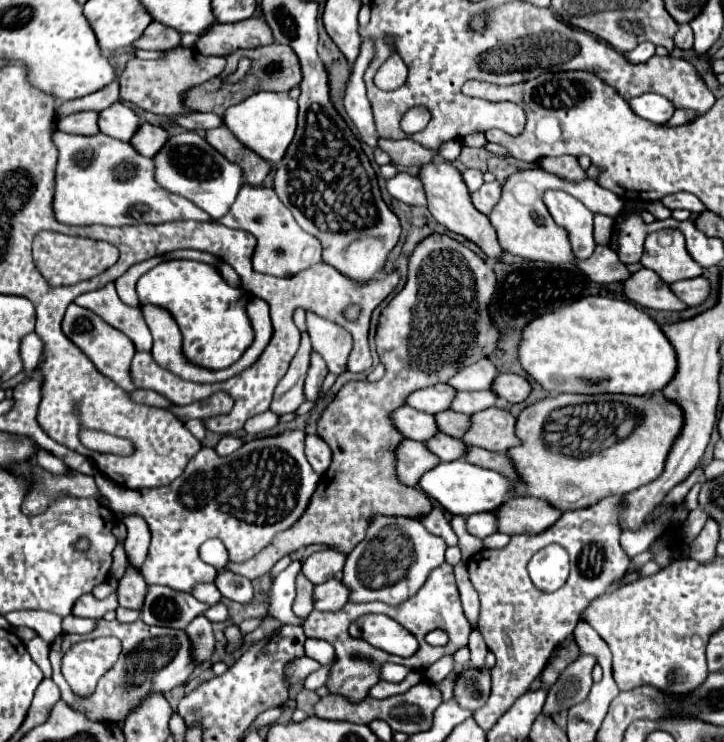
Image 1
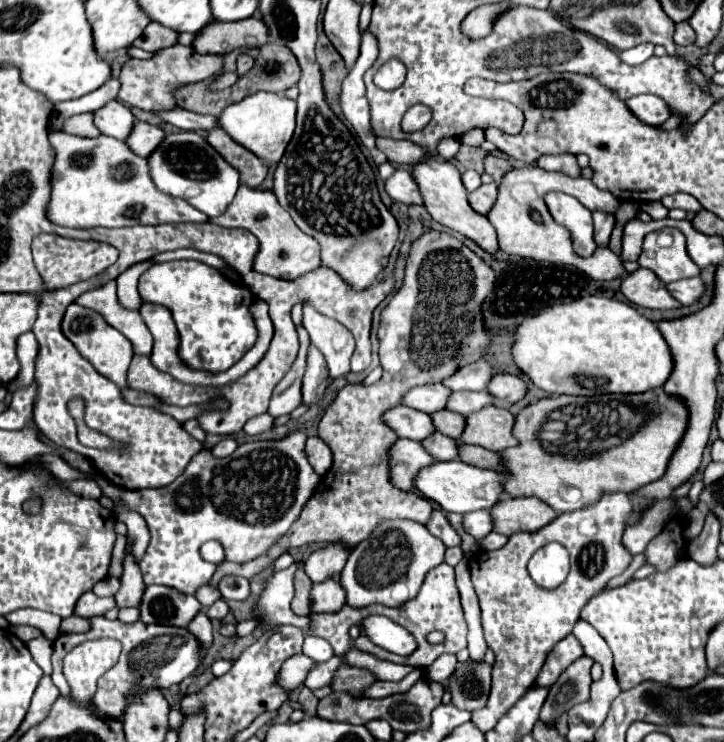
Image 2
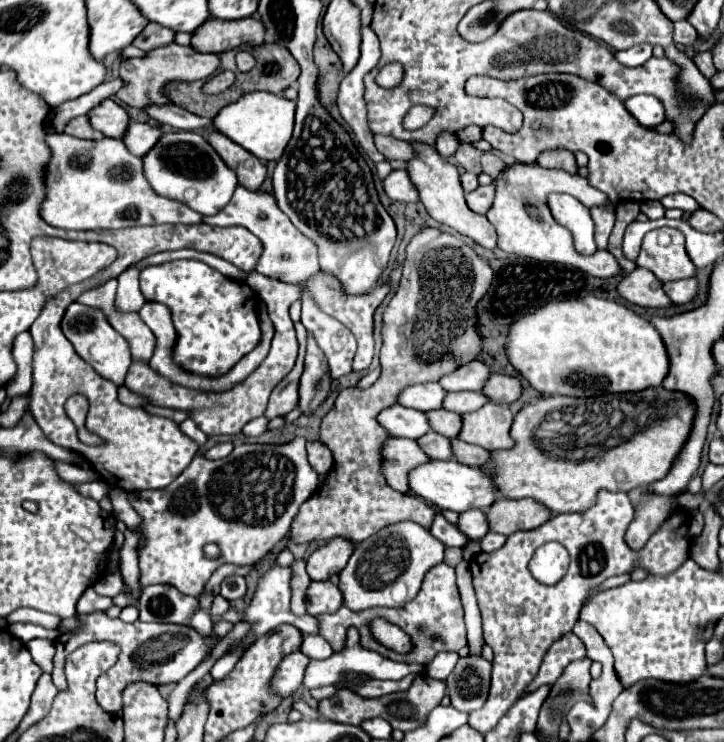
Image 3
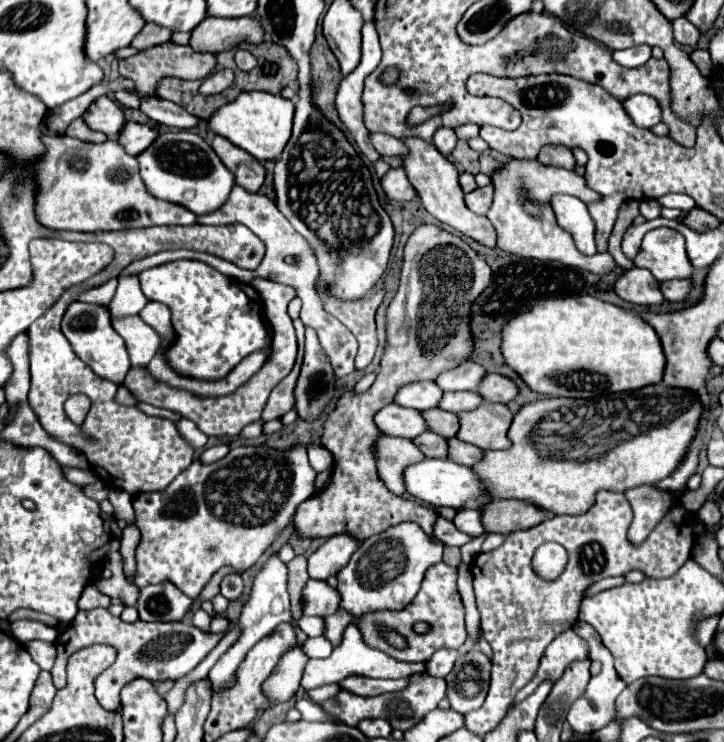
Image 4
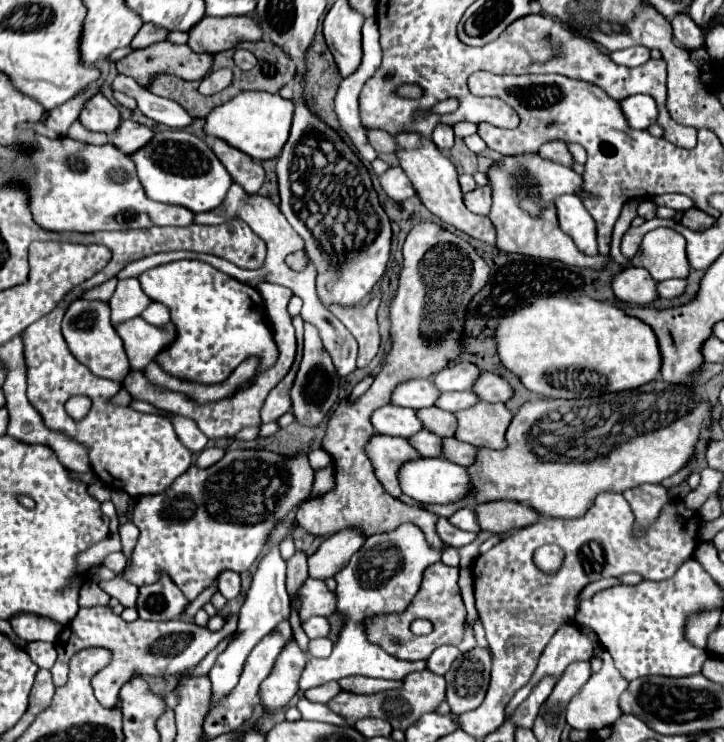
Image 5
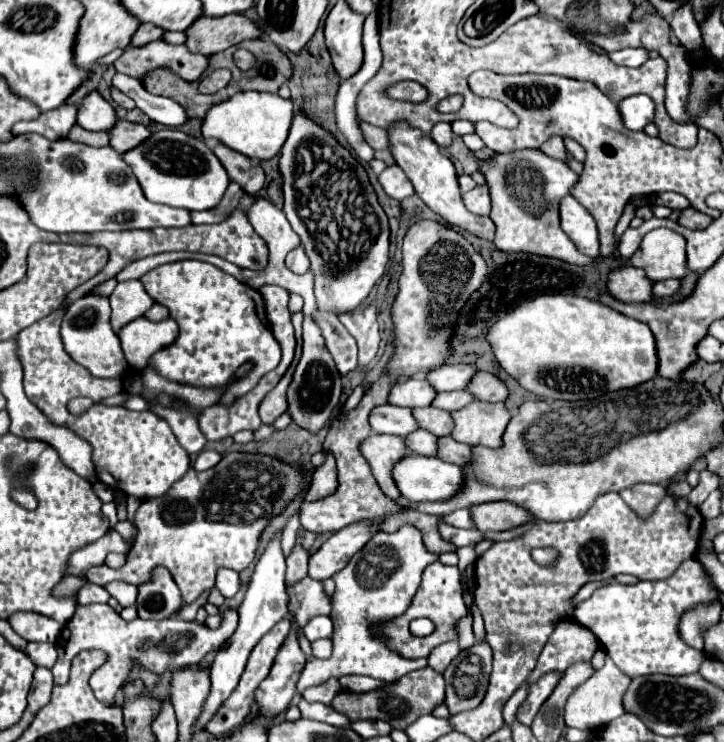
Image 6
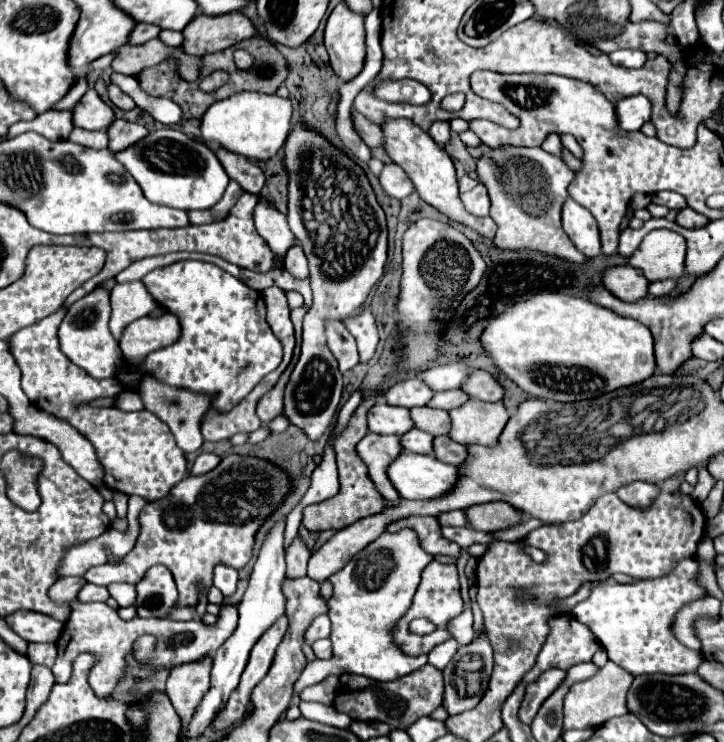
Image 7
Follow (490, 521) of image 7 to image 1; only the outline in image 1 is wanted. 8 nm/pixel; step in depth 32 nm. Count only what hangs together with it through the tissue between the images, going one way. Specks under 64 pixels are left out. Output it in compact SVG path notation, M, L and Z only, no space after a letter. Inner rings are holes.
M516 496L508 506L500 506L494 512L498 520L498 532L502 534L538 534L550 528L558 518L560 510L552 508L546 500L532 496Z

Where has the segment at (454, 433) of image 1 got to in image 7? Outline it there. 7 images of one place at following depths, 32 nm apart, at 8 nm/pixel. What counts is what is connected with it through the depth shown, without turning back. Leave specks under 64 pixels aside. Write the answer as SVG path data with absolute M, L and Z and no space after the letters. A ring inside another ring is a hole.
M422 406L422 408L412 408L410 414L412 414L412 422L416 422L416 428L432 436L442 436L442 434L448 434L450 430L450 416L444 410Z

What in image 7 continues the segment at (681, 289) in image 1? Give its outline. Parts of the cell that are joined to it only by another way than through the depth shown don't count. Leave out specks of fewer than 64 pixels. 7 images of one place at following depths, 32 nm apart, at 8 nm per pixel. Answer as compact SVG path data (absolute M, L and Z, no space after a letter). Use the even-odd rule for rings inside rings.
M658 280L658 282L650 282L648 286L648 294L650 296L666 296L670 294L670 290L676 286L674 280Z

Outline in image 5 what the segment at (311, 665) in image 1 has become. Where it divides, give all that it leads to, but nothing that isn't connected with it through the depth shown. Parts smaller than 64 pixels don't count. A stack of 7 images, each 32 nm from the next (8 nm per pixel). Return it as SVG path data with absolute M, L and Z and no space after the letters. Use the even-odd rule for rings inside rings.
M296 640L280 652L270 676L260 684L260 702L264 710L272 712L284 708L298 692L298 680L306 664L306 654L298 648Z

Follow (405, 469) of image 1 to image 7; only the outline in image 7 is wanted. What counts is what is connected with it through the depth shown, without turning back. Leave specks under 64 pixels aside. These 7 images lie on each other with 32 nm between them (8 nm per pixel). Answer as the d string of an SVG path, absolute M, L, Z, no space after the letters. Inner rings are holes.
M366 434L358 442L356 452L368 466L368 474L370 474L376 490L382 494L382 498L386 498L386 502L390 502L390 504L396 504L400 500L400 496L394 490L394 486L390 484L390 480L386 476L386 468L402 452L400 436Z

